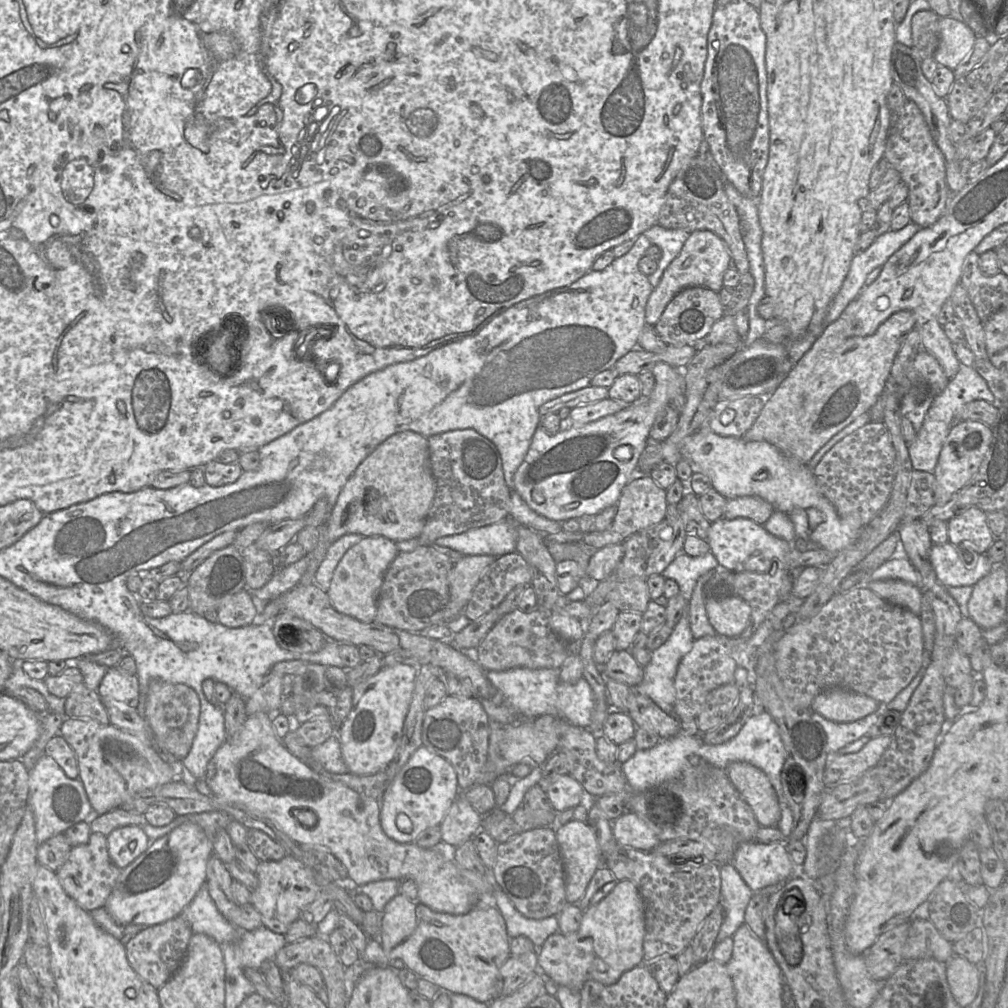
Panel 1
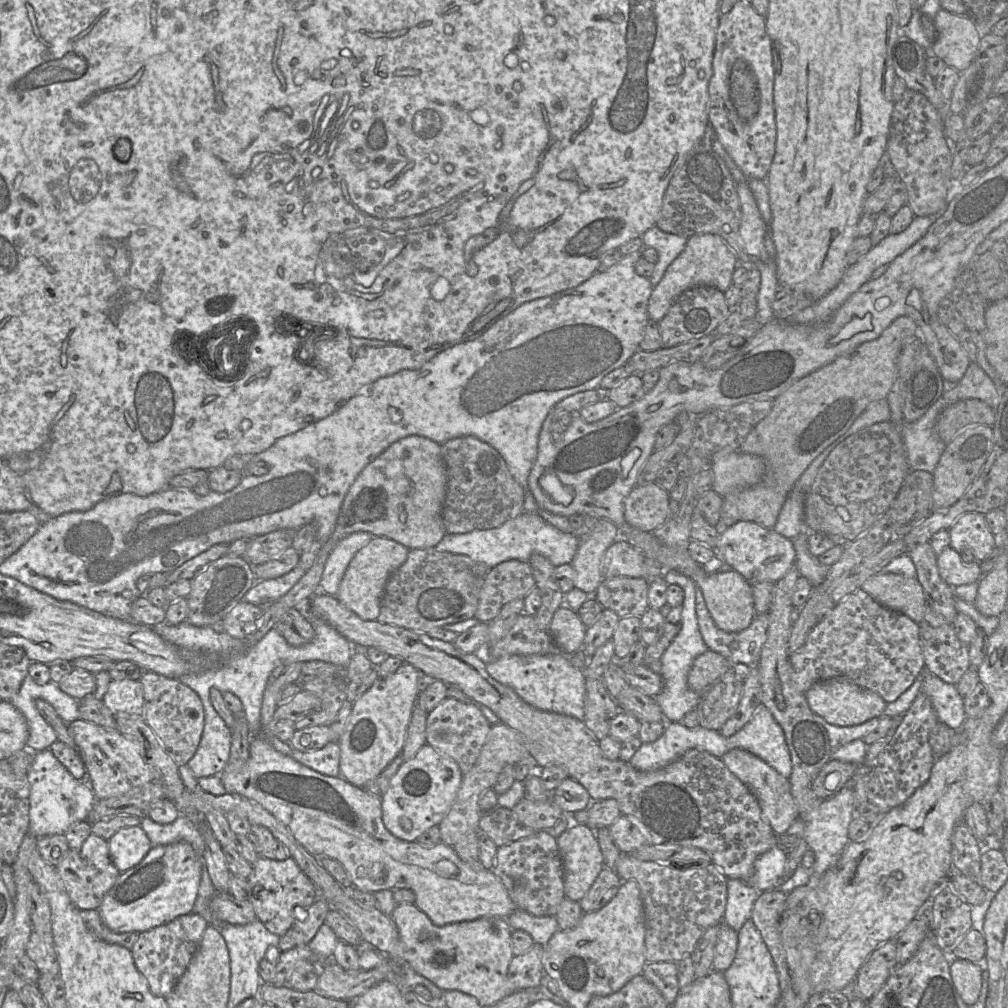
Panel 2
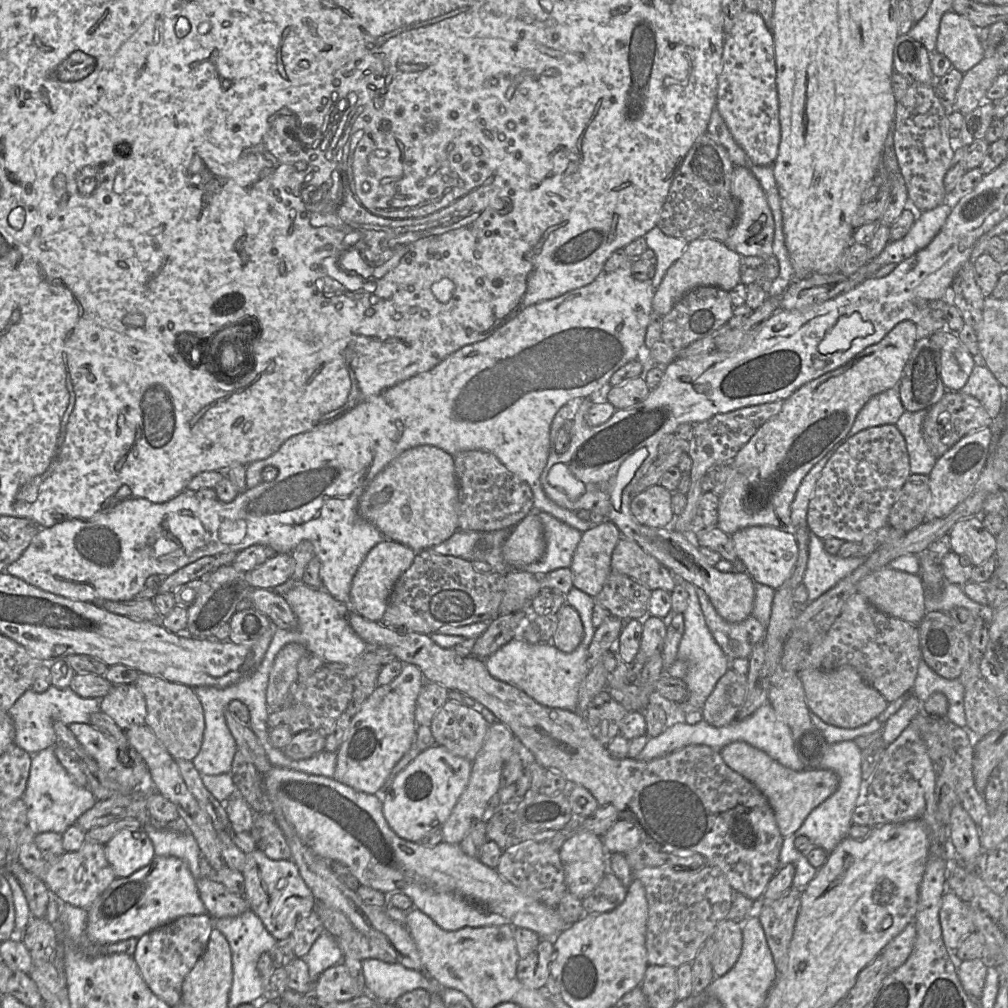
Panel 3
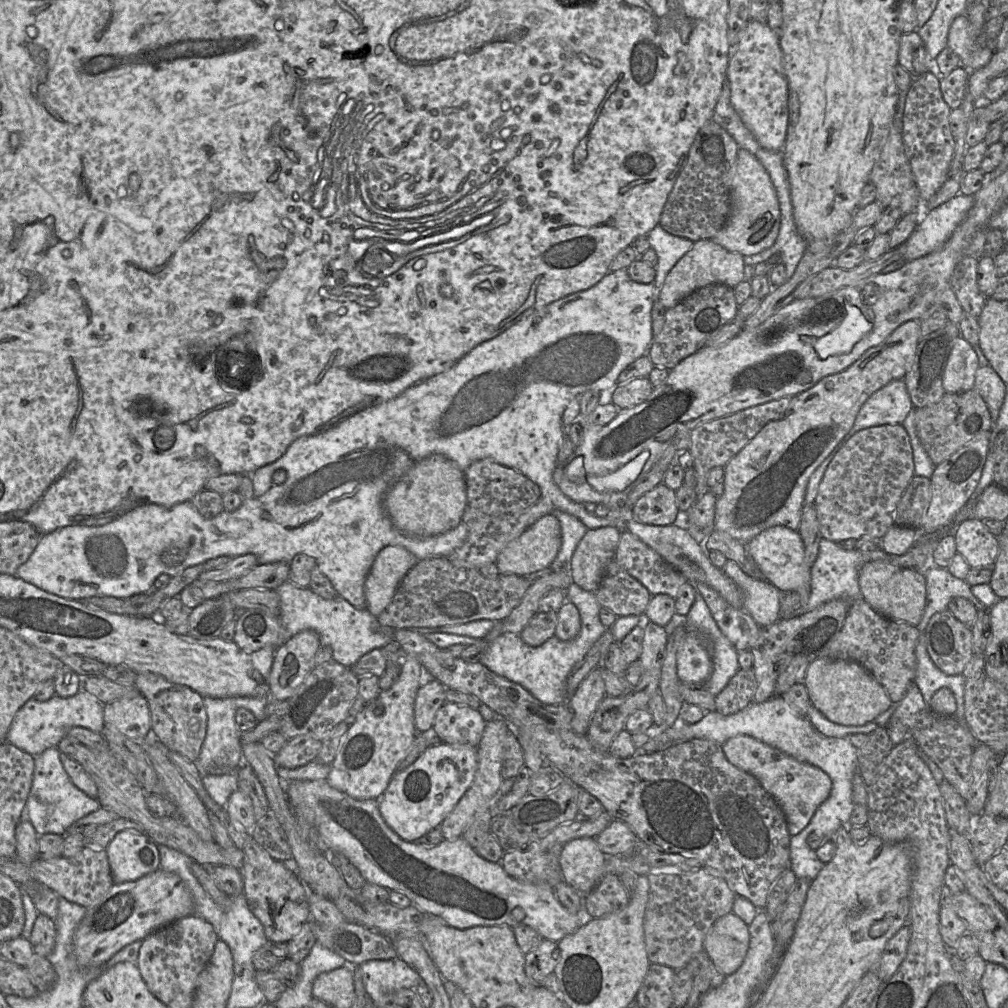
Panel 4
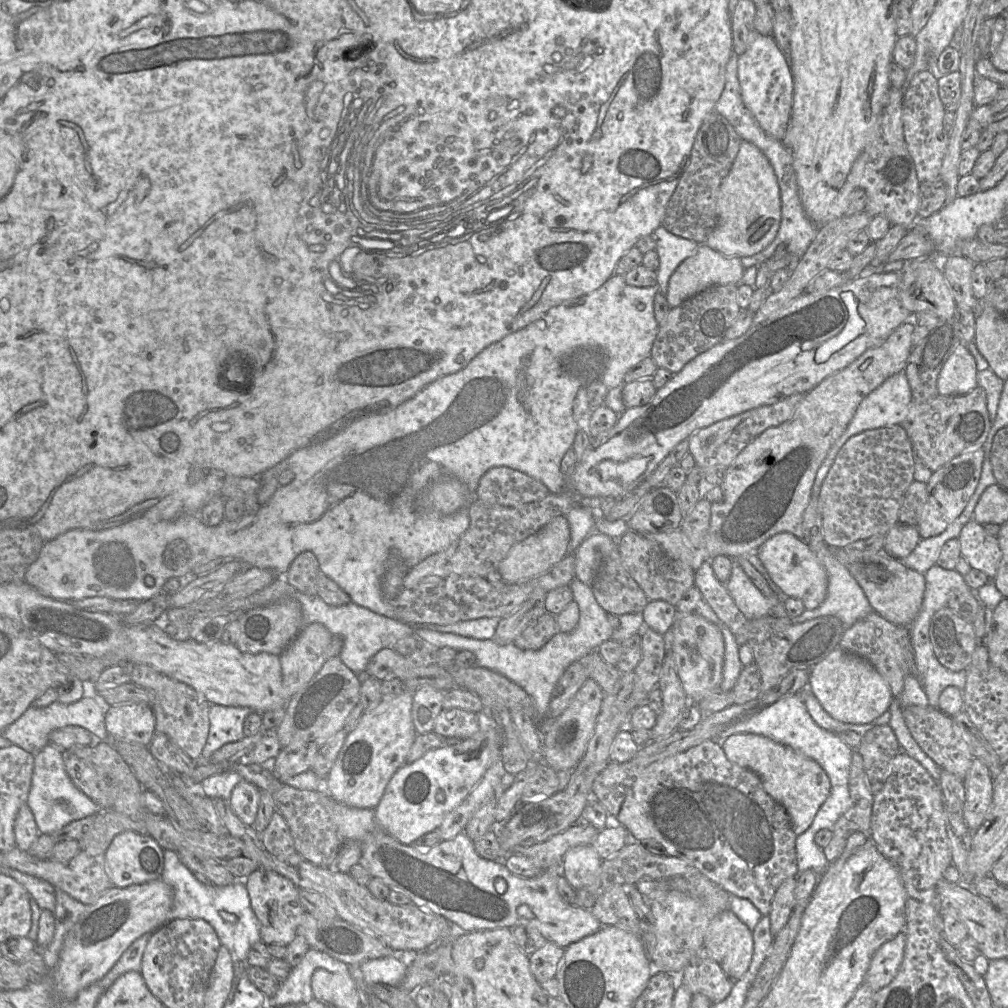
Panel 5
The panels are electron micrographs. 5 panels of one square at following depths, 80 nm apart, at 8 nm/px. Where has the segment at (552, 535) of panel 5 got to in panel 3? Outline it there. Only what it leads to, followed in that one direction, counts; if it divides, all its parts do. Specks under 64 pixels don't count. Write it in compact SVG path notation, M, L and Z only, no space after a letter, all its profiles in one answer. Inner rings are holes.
M533 509L511 529L502 546L502 556L509 567L525 566L538 561L545 552L543 525Z

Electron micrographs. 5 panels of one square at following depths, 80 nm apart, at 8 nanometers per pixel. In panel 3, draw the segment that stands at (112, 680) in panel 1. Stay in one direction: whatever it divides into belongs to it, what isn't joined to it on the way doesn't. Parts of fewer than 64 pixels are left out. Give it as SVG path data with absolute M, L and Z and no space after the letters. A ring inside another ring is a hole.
M135 684L113 685L109 693L100 700L100 710L111 717L124 731L133 725L145 724L147 714L145 698Z

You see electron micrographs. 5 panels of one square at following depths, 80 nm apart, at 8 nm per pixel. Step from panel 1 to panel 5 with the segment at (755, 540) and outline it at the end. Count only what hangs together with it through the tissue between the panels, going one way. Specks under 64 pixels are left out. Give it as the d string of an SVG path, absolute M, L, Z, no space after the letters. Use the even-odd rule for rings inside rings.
M778 533L766 540L756 551L772 581L789 597L800 599L807 610L819 607L826 598L828 577L817 555L795 535Z

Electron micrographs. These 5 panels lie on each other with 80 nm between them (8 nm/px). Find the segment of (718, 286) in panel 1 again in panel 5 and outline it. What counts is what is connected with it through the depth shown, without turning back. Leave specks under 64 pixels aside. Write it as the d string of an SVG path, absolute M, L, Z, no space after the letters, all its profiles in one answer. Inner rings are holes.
M699 243L696 253L683 260L671 275L666 298L673 308L714 285L736 284L739 286L743 274L744 267L741 257L726 256L703 243Z

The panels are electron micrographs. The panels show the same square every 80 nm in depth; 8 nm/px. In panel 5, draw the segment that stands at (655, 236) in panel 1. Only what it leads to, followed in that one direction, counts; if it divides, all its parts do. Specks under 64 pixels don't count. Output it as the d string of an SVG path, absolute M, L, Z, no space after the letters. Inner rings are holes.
M661 225L653 233L657 239L655 251L660 260L656 271L658 291L666 296L671 275L683 260L696 253L699 243L674 235Z

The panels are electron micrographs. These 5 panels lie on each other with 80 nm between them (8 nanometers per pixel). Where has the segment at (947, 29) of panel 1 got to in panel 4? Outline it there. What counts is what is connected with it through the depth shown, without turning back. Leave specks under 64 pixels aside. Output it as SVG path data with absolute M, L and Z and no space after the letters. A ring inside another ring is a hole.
M966 14L957 16L950 26L947 40L947 47L959 56L961 60L960 67L964 67L968 70L968 76L969 71L975 71L986 66L990 62L991 57L994 53L994 51L988 47L981 47L977 43L977 39L971 37L970 27L971 24Z

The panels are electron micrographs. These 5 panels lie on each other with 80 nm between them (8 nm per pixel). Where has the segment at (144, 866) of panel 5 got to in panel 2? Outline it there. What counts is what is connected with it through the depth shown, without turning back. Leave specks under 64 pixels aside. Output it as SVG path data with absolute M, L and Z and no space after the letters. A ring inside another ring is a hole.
M140 826L122 828L107 842L111 860L120 873L138 865L153 847Z

